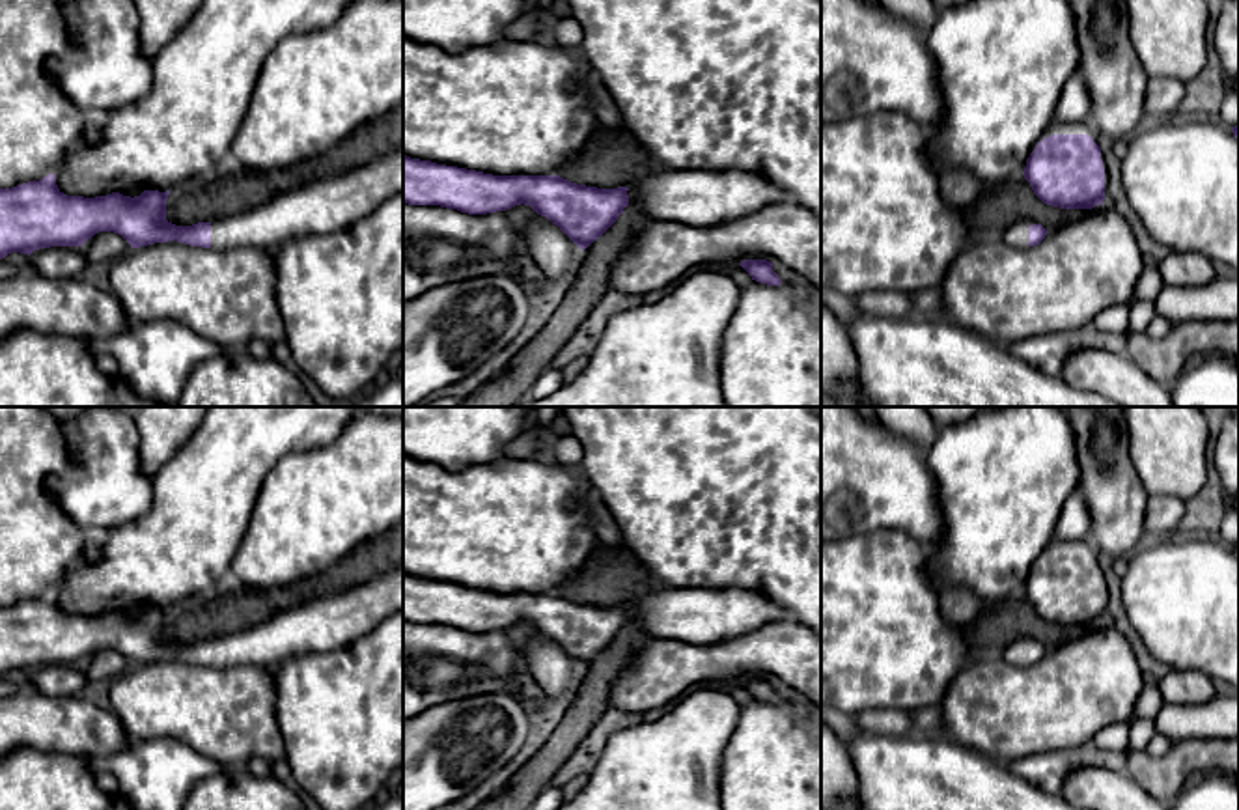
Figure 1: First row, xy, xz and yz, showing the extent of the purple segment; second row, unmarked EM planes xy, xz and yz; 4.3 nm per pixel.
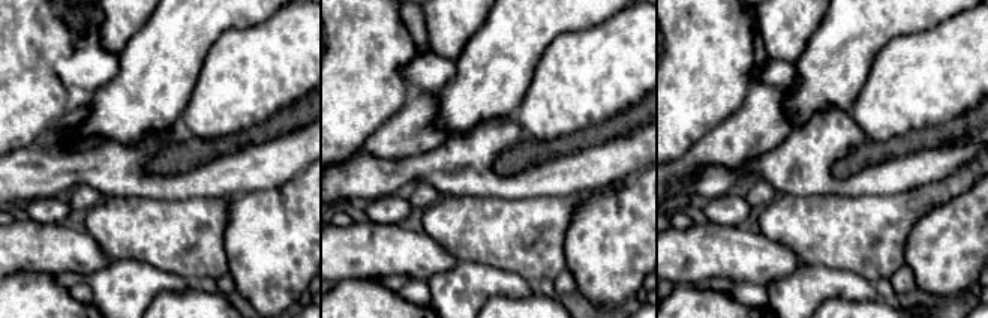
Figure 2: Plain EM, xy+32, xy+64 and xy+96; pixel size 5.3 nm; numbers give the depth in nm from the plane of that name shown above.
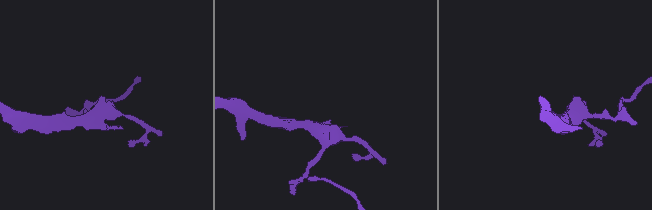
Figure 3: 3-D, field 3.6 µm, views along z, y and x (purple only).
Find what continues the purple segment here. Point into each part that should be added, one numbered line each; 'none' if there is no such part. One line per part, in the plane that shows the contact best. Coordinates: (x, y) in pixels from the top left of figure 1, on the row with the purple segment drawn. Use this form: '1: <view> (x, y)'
1: yz (1017, 234)

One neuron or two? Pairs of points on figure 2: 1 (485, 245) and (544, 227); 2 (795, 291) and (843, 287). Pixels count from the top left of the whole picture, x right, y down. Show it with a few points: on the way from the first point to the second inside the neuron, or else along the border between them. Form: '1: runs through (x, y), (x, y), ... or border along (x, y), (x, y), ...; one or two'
1: runs through (499, 234), (529, 233); one
2: runs through (807, 288), (831, 287); one

